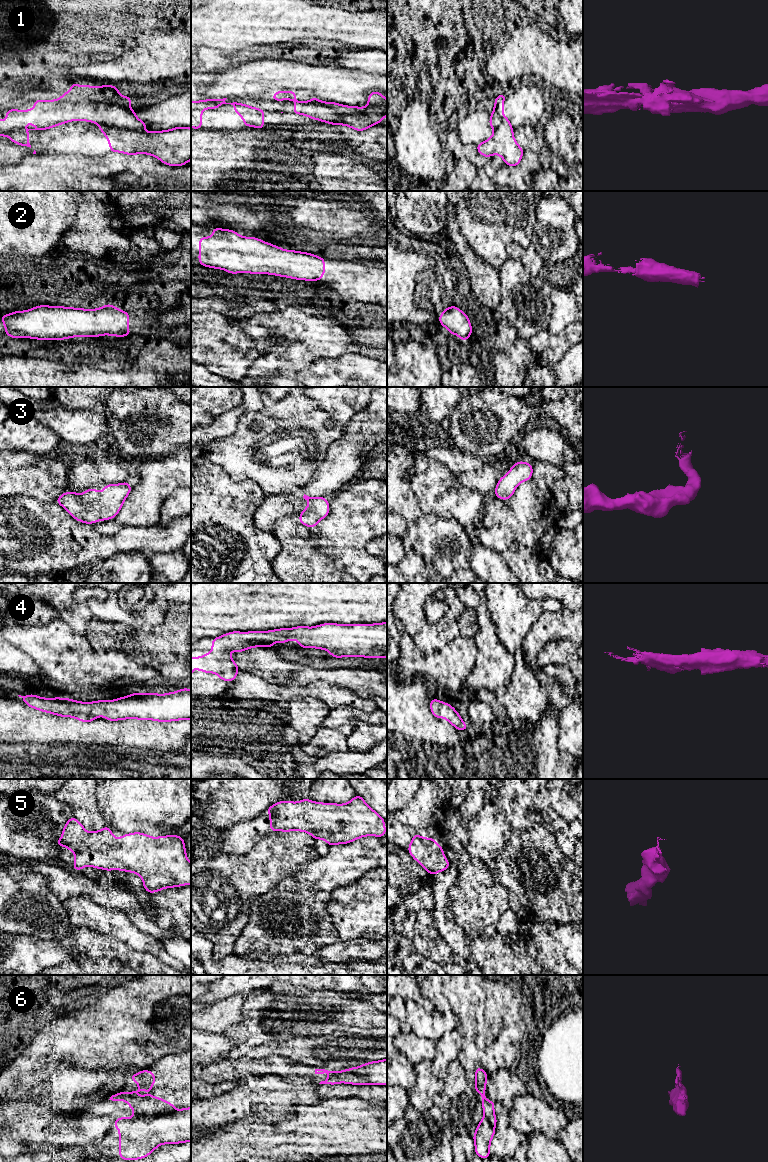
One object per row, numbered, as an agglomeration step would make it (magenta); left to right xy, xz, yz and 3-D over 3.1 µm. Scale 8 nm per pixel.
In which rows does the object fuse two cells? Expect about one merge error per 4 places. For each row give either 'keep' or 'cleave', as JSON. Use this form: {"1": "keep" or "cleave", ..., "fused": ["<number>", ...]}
{"1": "cleave", "2": "keep", "3": "keep", "4": "keep", "5": "keep", "6": "cleave", "fused": ["1", "6"]}

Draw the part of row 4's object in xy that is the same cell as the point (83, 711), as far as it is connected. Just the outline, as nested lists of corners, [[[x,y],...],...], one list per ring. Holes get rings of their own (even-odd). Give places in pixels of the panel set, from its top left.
[[[183,688],[167,694],[133,693],[111,701],[79,702],[69,698],[46,699],[34,694],[21,696],[27,706],[61,717],[91,722],[98,716],[109,721],[124,719],[169,722],[191,720],[191,690]]]

